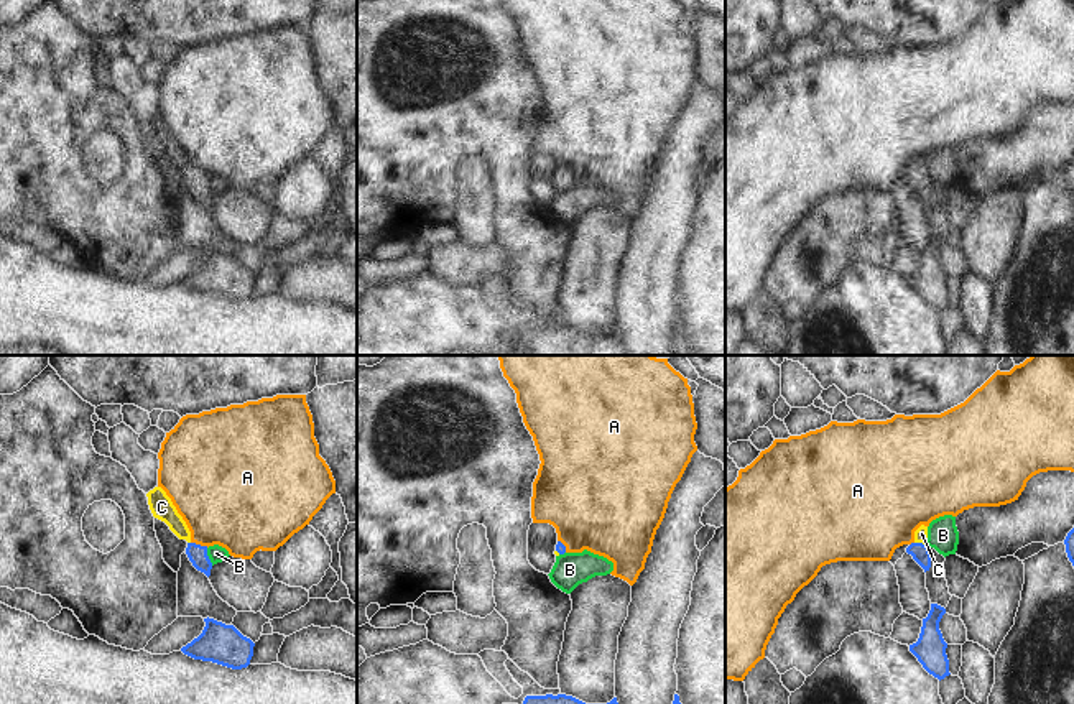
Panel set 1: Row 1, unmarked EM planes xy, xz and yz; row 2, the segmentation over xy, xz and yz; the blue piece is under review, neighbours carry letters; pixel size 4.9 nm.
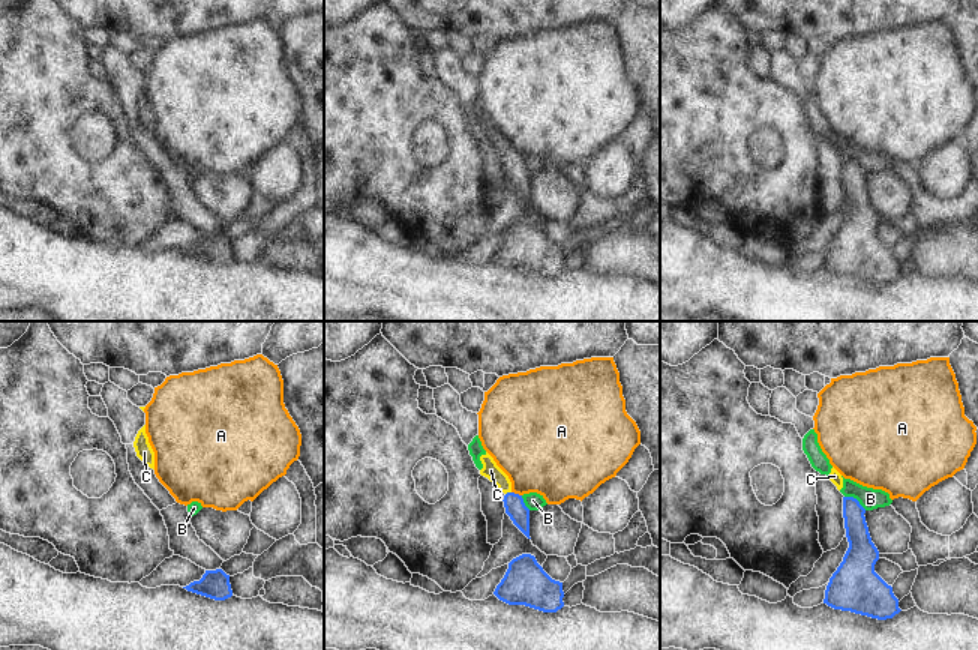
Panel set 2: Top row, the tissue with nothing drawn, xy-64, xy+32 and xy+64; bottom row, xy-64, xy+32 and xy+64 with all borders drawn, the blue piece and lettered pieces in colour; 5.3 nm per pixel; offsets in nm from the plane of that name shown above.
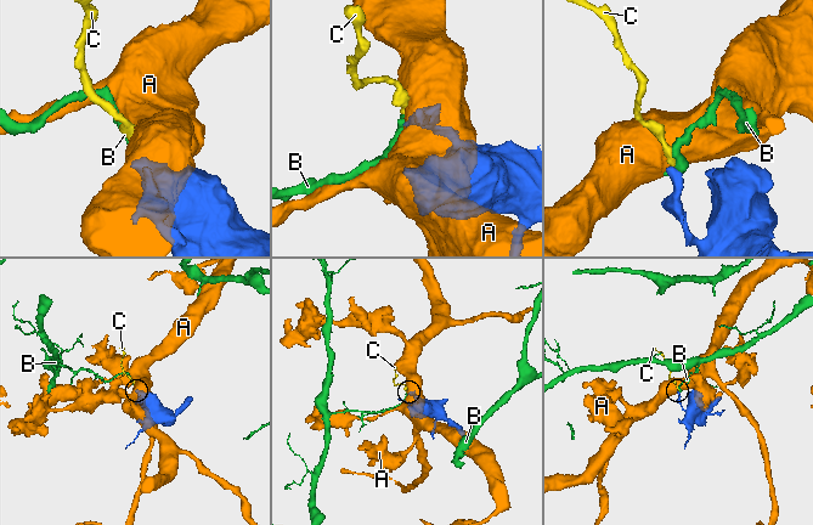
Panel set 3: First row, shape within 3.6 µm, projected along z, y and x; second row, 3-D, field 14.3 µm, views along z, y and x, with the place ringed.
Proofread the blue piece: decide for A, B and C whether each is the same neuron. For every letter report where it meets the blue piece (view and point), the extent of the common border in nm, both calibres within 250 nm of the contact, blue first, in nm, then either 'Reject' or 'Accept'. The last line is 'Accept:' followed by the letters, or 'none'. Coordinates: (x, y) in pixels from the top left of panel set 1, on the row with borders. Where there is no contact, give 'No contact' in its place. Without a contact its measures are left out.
A: Touches blue at xy (199, 545). Shared border 90 nm. Thickness 100 nm (blue) against 440 nm. Reject
B: Touches blue at xy (208, 556). Shared border 90 nm. Thickness 100 nm (blue) against 90 nm. Reject
C: Touches blue at yz (920, 543). Shared border 60 nm. Thickness 90 nm (blue) against 60 nm. Accept
Accept: C.

